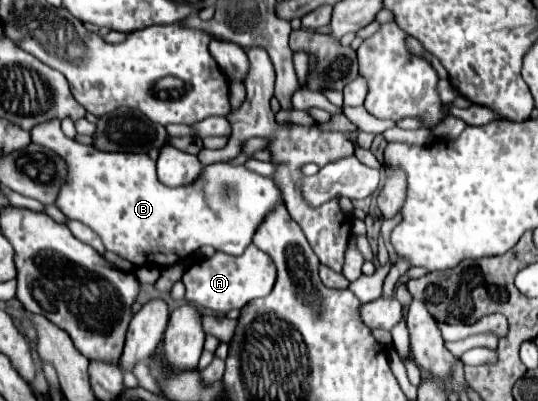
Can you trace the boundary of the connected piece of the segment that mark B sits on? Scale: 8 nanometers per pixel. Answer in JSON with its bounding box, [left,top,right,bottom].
[31,122,281,266]

